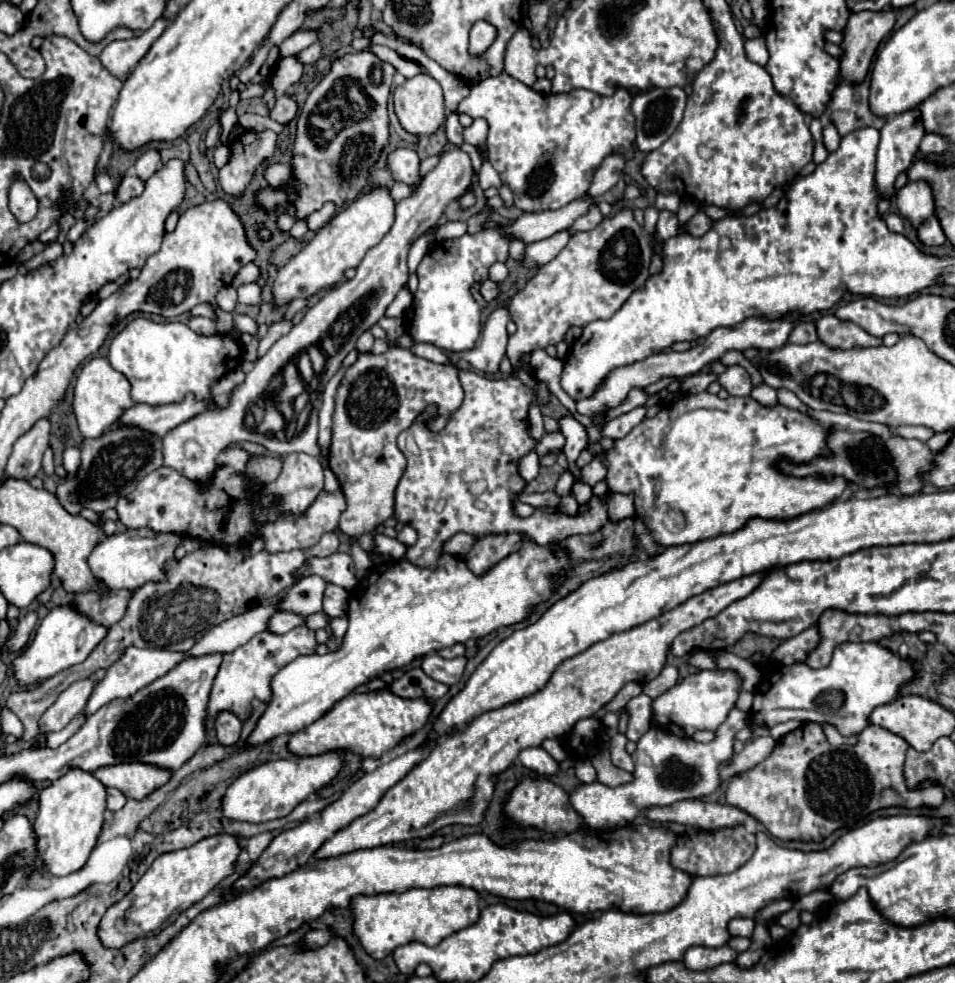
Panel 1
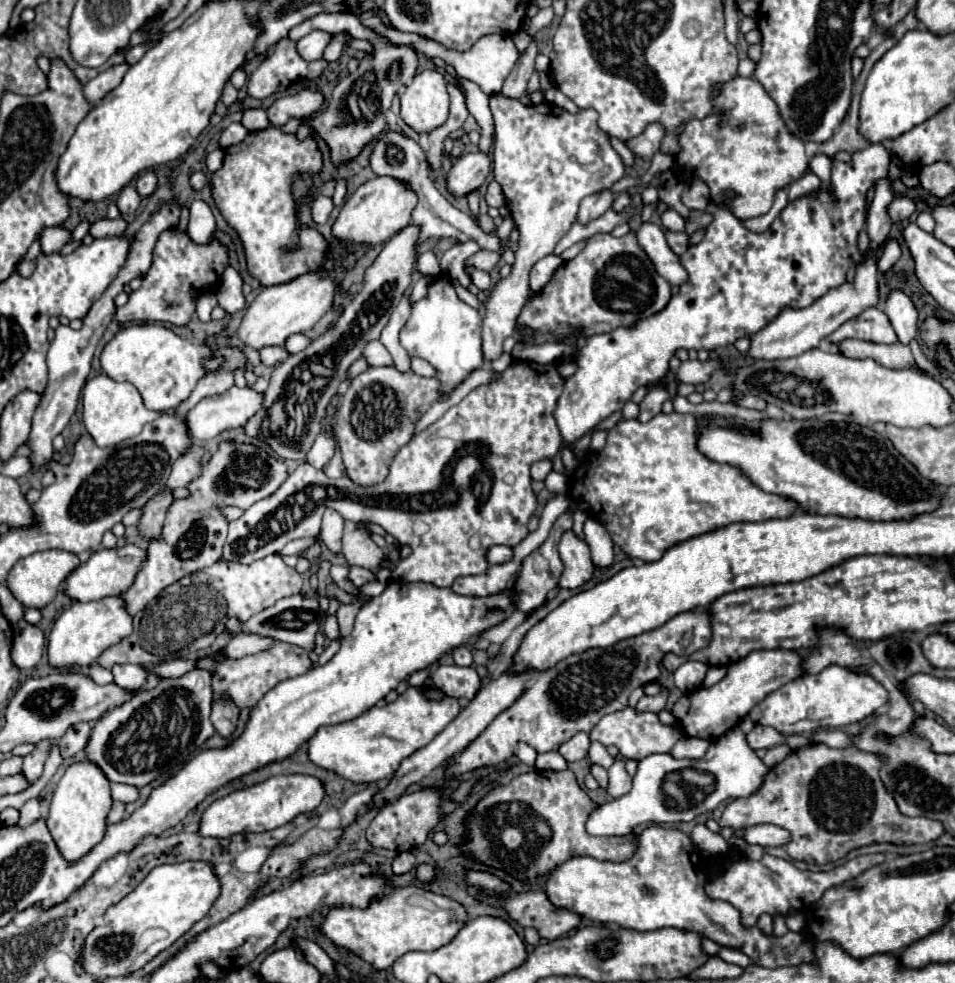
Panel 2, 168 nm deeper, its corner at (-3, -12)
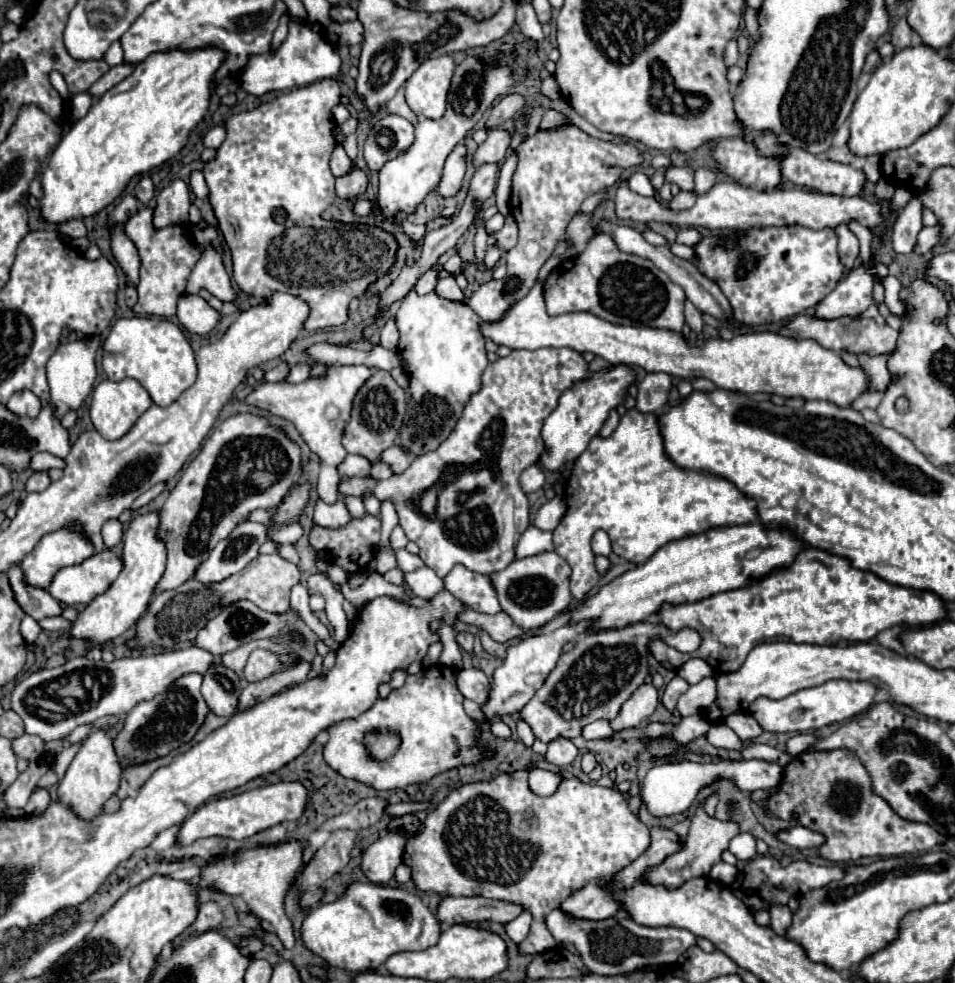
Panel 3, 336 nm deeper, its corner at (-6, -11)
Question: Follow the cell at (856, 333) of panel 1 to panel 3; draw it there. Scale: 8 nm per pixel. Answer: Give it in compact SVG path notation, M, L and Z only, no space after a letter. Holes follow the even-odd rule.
M860 353L858 361L860 367L864 367L872 379L872 391L884 391L886 385L890 383L890 371L886 367L888 363L888 353L882 355L868 355L868 353Z

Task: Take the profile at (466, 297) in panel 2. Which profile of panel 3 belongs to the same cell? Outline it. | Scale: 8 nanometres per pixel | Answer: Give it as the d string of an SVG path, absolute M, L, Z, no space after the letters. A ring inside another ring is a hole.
M448 277L448 279L440 279L438 285L436 285L436 293L444 299L450 299L450 301L466 301L466 295L464 291L458 287L456 279Z

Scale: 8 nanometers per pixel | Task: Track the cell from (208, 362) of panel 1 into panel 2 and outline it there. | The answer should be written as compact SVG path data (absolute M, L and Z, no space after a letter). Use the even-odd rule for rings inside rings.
M133 324L123 330L119 330L103 348L101 352L101 370L113 378L113 380L127 380L131 382L143 396L143 402L149 410L171 410L177 408L179 402L187 400L193 392L195 384L205 376L205 370L201 368L201 358L209 352L205 344L191 344L189 340L177 336L171 328L163 324Z

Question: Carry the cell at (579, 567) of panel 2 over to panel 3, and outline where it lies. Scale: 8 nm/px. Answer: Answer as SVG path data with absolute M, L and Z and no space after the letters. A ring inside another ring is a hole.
M630 409L624 417L620 417L616 431L608 439L594 437L590 441L586 451L576 459L574 471L566 481L564 497L568 511L554 529L554 551L572 567L570 591L578 601L588 593L588 585L593 588L598 583L599 574L593 572L595 556L591 549L591 539L596 529L602 529L610 535L614 553L640 565L646 563L668 541L706 531L708 527L740 525L758 519L756 499L744 495L732 481L714 473L680 469L676 463L672 463L664 451L664 439L656 419L658 415L654 413L644 415L636 409Z

